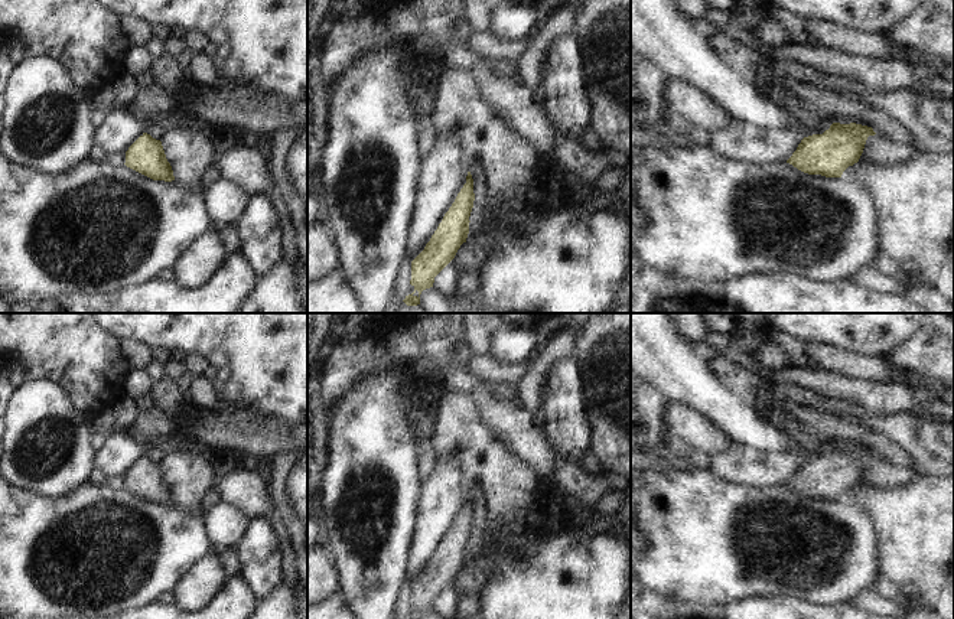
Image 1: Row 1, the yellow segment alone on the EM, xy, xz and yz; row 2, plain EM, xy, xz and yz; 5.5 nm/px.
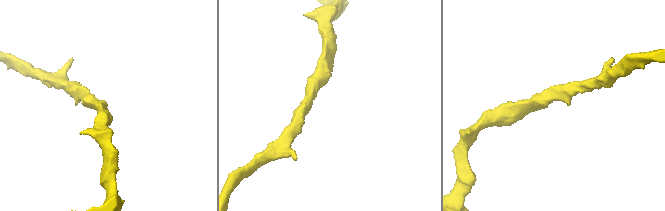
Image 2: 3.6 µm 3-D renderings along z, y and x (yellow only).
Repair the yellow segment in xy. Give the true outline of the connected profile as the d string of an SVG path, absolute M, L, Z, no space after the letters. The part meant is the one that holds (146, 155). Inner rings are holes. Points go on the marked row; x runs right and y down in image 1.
M143 133L126 152L127 167L153 179L175 180L170 163L166 159L160 140Z

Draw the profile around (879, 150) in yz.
M880 134L869 136L859 162L849 166L841 177L856 182L863 167L895 167L906 163L916 153L918 149L915 146L901 146Z

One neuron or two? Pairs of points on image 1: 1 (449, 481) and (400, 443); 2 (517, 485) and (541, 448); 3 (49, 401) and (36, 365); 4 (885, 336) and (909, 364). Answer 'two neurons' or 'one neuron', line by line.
1: two neurons
2: two neurons
3: two neurons
4: two neurons

